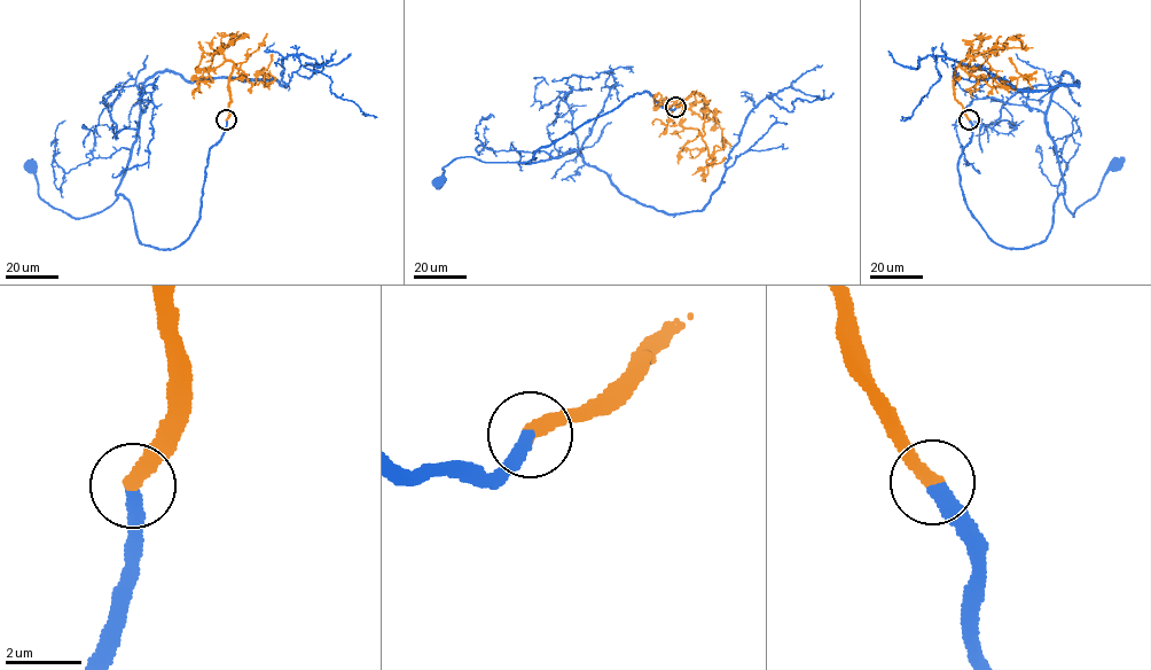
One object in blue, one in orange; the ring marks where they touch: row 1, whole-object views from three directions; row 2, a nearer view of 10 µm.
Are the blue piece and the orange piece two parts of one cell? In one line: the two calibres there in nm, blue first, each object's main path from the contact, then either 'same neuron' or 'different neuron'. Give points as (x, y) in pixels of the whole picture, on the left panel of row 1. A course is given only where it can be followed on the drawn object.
420 nm thick on the blue side, 400 nm on the other; blue runs (226, 119), (210, 148), (200, 217), (173, 248), (142, 244), (122, 195), (81, 218), (53, 208), (30, 165); orange runs (226, 119), (233, 63), (218, 52), (213, 54), (235, 41), (222, 46), (222, 37), (237, 36), (234, 45); same neuron

